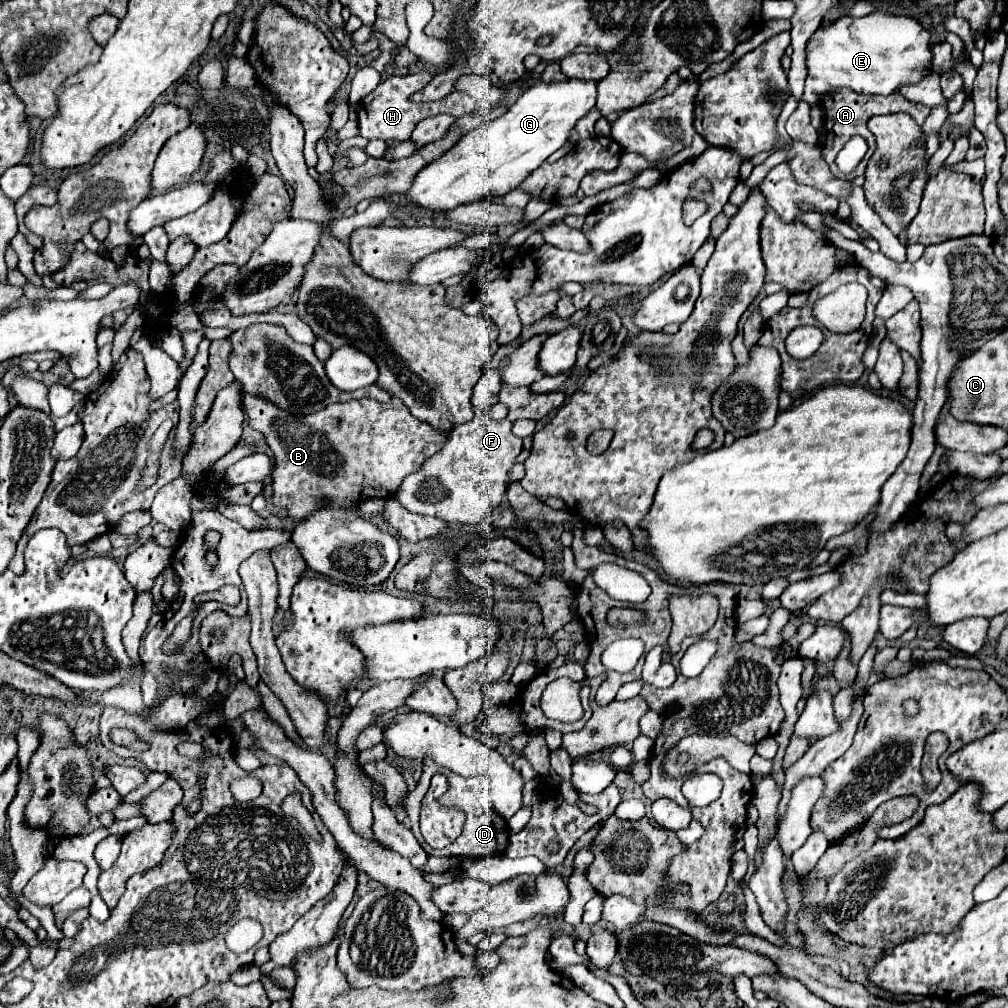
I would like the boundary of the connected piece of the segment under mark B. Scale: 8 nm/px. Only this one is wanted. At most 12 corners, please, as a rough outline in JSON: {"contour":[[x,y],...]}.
{"contour":[[242,390],[272,504],[390,498],[446,436],[400,398],[292,416]]}

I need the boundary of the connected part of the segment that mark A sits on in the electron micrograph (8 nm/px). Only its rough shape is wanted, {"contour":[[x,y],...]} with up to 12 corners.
{"contour":[[830,90],[824,104],[822,158],[848,180],[834,158],[852,136],[874,142],[866,122],[910,112],[924,124],[930,110],[904,96]]}

